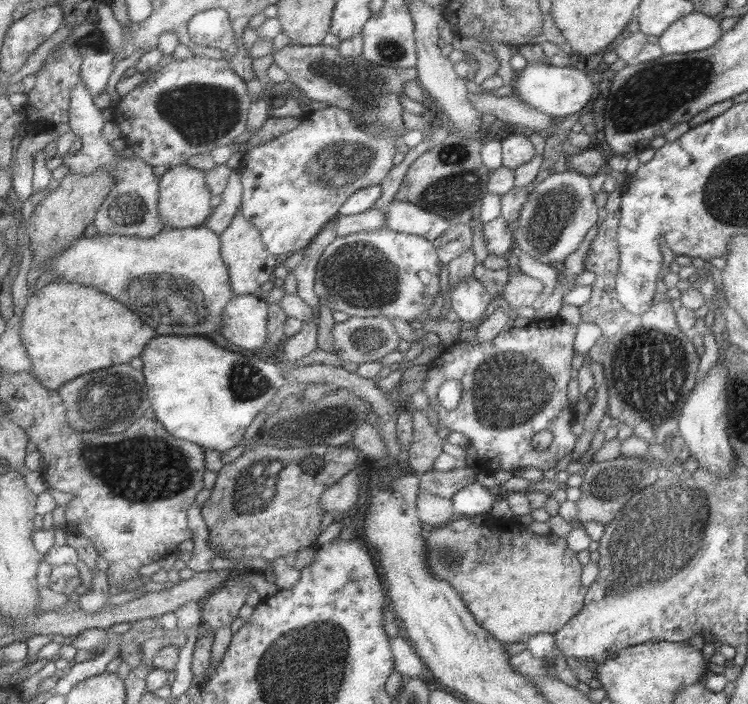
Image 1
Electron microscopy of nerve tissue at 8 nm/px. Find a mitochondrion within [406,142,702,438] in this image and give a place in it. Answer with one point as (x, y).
(652, 388)

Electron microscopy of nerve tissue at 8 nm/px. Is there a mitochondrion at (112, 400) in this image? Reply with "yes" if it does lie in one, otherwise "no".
yes

